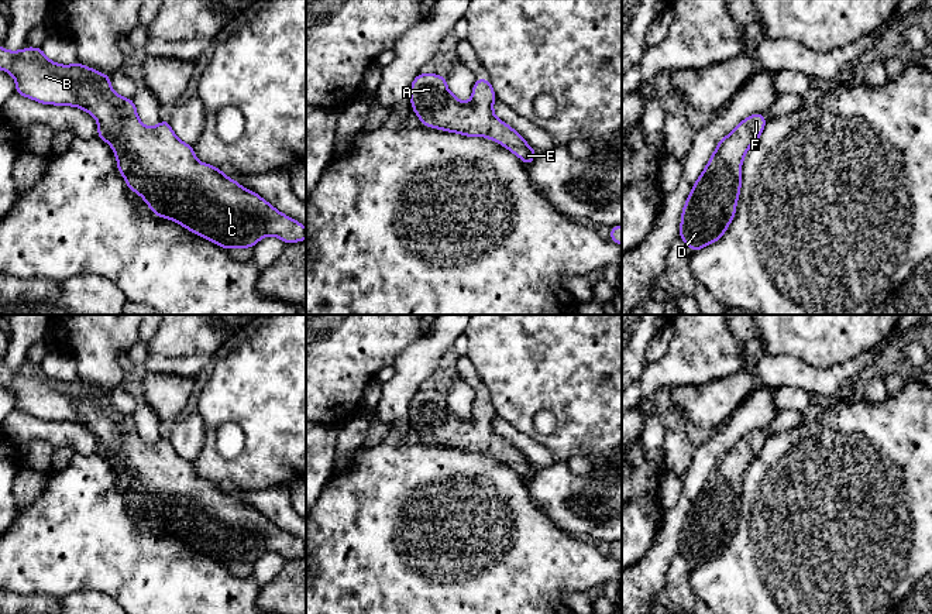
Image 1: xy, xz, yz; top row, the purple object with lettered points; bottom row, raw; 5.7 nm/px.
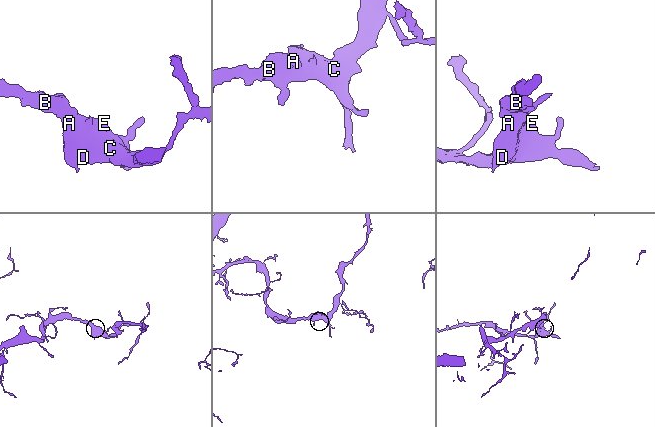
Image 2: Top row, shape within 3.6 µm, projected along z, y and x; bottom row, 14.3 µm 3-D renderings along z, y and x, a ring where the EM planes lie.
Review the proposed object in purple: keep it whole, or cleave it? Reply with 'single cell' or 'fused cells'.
single cell

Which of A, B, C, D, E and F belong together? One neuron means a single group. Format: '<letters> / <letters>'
A B C D E F

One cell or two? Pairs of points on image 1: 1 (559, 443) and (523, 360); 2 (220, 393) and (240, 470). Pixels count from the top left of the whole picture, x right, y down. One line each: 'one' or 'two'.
1: one
2: one

